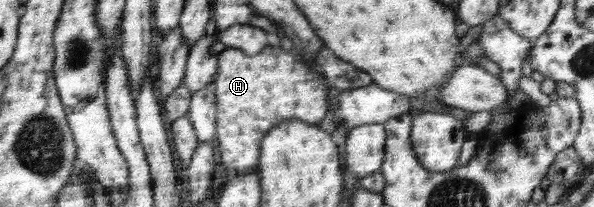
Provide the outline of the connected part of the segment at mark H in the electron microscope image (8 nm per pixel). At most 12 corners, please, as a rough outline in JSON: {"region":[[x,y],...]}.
{"region":[[295,52],[217,54],[221,165],[259,172],[263,137],[326,118],[328,83]]}

